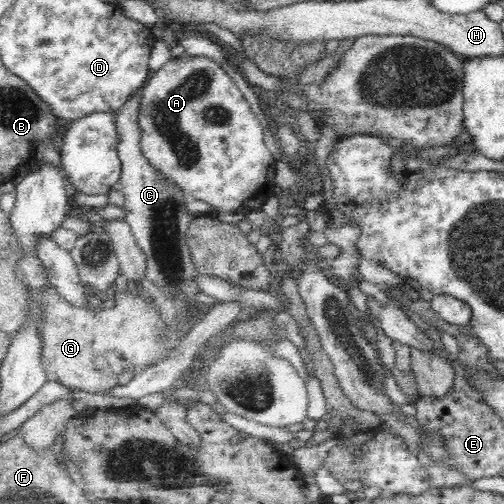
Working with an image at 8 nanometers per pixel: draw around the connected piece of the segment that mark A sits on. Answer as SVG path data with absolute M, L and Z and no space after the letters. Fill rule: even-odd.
M186 53L173 57L160 70L150 74L143 88L138 115L141 128L140 146L144 156L167 178L175 180L190 198L205 200L220 212L248 214L274 196L275 159L264 143L262 126L248 99L225 71L223 64L207 56Z

